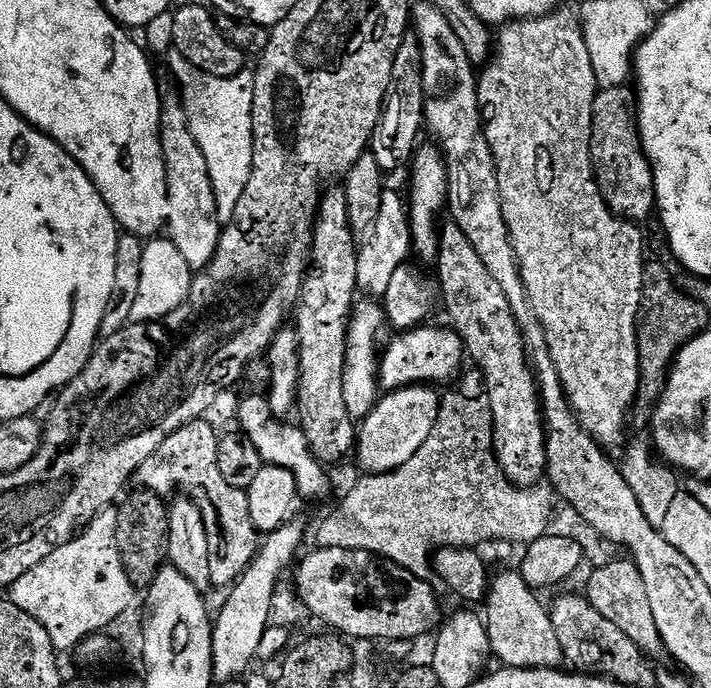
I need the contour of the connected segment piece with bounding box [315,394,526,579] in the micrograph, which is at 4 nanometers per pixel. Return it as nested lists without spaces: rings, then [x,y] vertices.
[[[447,394],[441,399],[441,404],[439,408],[439,416],[435,420],[435,426],[430,432],[430,437],[426,438],[426,442],[422,444],[422,449],[418,450],[418,453],[414,454],[413,458],[410,458],[409,462],[403,463],[402,466],[396,467],[394,471],[388,471],[388,472],[379,472],[379,473],[367,473],[366,475],[362,476],[362,479],[360,479],[348,492],[346,498],[344,501],[341,502],[340,508],[342,512],[338,513],[337,516],[332,516],[329,518],[328,521],[325,522],[324,525],[320,528],[320,533],[316,536],[316,544],[319,545],[319,547],[322,548],[336,548],[336,549],[362,549],[364,552],[371,552],[371,554],[383,558],[386,557],[390,560],[392,560],[394,563],[398,564],[396,565],[399,569],[402,569],[403,571],[408,572],[409,575],[416,576],[420,579],[429,579],[434,572],[434,568],[432,565],[431,558],[433,557],[433,554],[438,552],[442,548],[482,548],[482,545],[488,544],[490,542],[509,542],[509,544],[516,544],[517,541],[520,538],[526,538],[524,534],[522,534],[522,520],[526,520],[524,518],[524,514],[522,512],[514,512],[516,508],[514,508],[514,502],[510,500],[510,496],[514,496],[514,494],[508,494],[508,488],[510,487],[511,483],[506,478],[504,472],[501,469],[501,466],[499,464],[499,461],[496,459],[495,454],[495,432],[493,430],[493,410],[492,406],[489,403],[489,401],[486,398],[470,398],[468,396],[462,396],[460,394],[450,394],[447,396]]]

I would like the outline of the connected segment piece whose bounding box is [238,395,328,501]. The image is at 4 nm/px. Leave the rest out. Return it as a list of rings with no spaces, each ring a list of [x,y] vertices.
[[[263,395],[250,396],[244,399],[238,408],[238,418],[243,435],[248,436],[250,442],[254,442],[254,446],[264,463],[282,466],[286,470],[290,470],[290,474],[294,474],[296,495],[301,501],[320,500],[327,494],[328,476],[324,473],[327,472],[325,465],[313,456],[304,437],[303,427],[297,426],[295,423],[292,425],[284,424],[288,422],[281,422],[281,419],[273,414],[267,397]]]

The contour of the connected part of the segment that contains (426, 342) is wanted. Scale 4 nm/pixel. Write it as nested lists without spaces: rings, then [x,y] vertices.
[[[426,324],[397,335],[386,352],[381,355],[381,387],[385,391],[415,387],[423,384],[439,384],[450,381],[460,370],[466,360],[466,349],[460,333],[446,327],[436,328]]]

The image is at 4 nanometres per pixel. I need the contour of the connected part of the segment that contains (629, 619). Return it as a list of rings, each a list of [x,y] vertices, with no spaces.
[[[631,559],[616,560],[598,569],[588,580],[586,598],[602,618],[610,618],[610,622],[614,622],[614,626],[618,626],[618,630],[622,630],[622,634],[626,634],[626,638],[633,640],[649,657],[656,658],[664,652],[664,644],[654,622],[654,610],[650,610],[650,598],[646,598],[646,582]]]

